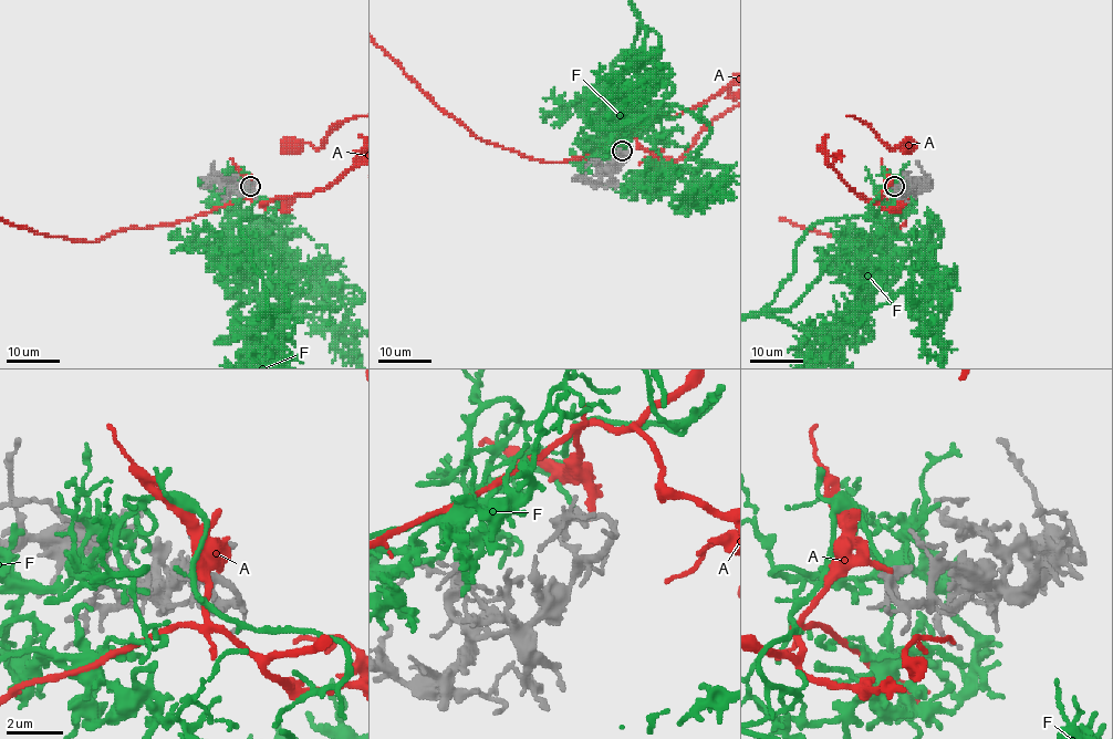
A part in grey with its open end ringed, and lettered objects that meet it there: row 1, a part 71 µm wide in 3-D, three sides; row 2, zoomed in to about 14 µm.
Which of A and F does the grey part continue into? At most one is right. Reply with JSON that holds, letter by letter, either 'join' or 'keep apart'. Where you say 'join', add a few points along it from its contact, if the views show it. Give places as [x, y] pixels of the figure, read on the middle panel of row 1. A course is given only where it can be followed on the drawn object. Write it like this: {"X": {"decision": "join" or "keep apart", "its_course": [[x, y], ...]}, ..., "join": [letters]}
{"A": {"decision": "keep apart"}, "F": {"decision": "join"}, "join": ["F"]}

